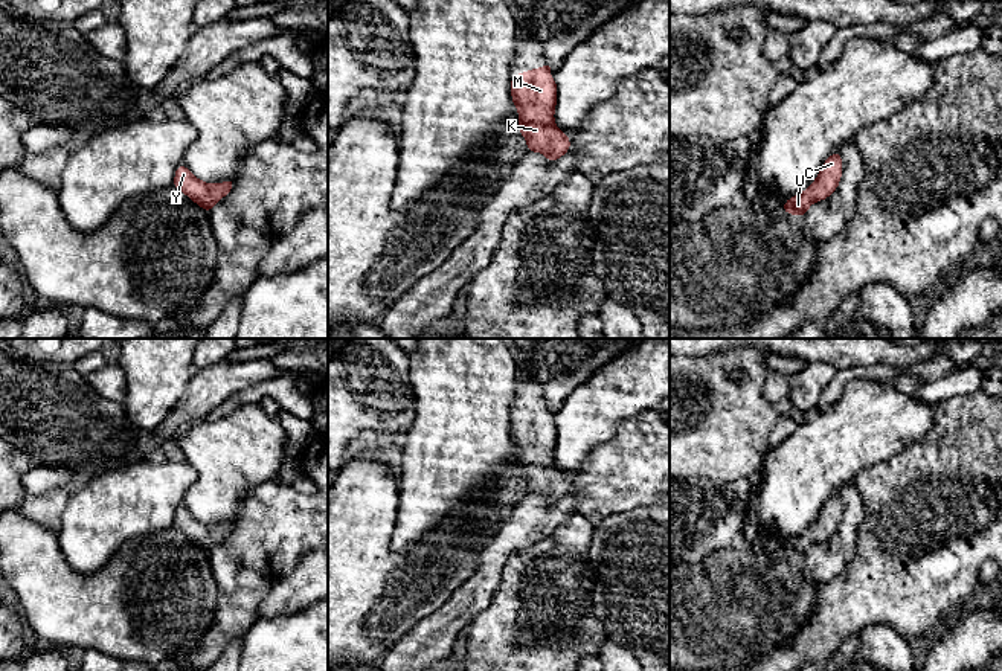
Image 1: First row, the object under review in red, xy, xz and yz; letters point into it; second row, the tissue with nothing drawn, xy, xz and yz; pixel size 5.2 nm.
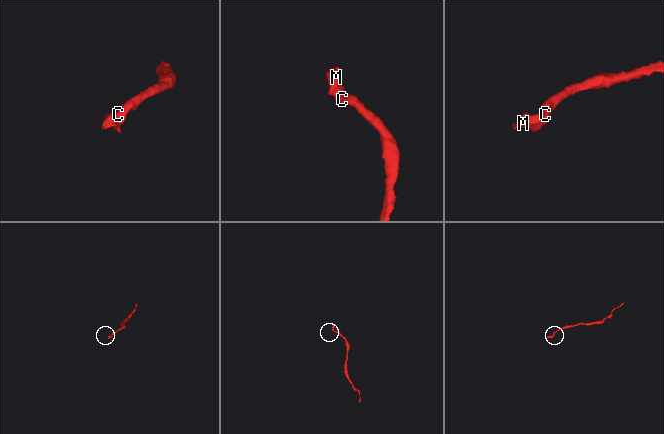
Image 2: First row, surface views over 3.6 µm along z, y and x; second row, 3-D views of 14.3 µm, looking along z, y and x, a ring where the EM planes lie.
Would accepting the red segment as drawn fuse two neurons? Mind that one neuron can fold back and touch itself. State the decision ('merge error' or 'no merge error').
no merge error

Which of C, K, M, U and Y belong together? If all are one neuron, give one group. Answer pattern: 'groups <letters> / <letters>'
groups C K M U Y

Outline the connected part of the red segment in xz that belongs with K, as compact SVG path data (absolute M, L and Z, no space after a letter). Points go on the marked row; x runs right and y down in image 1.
M548 61L540 70L512 75L511 98L520 117L517 130L528 142L528 151L541 151L549 162L557 162L570 149L570 139L555 127L557 82L546 72L555 72Z

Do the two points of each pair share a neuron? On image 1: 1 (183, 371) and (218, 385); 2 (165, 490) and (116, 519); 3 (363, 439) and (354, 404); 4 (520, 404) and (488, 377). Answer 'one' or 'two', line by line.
1: two
2: one
3: two
4: two

